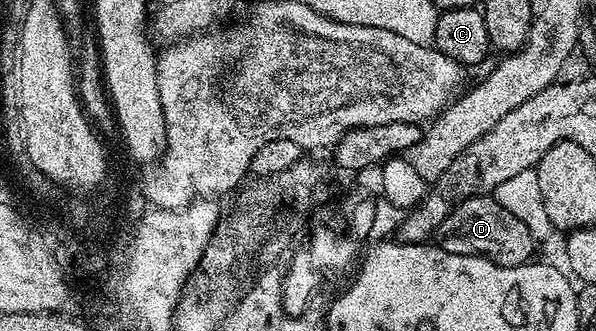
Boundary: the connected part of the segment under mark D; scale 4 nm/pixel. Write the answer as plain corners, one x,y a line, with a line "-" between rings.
479,194
473,198
462,200
442,220
436,229
435,241
446,252
455,254
479,254
481,258
488,258
498,266
518,266
533,257
532,249
538,246
530,228
513,216
494,196

